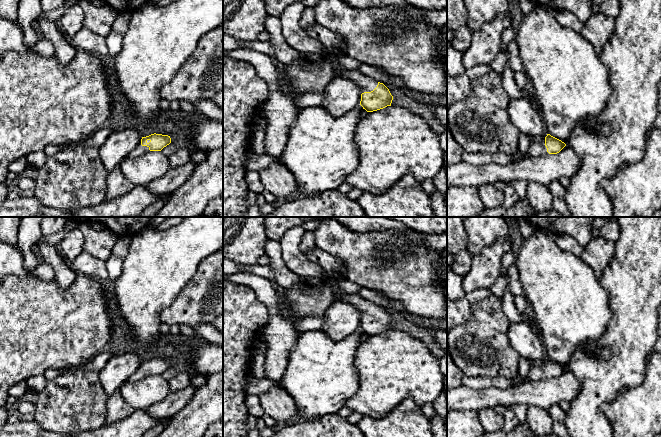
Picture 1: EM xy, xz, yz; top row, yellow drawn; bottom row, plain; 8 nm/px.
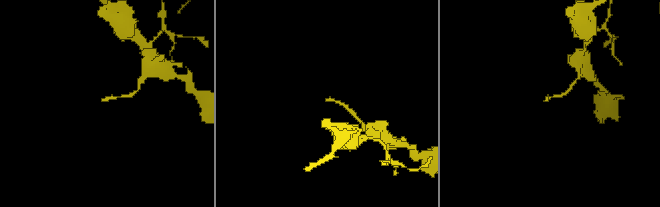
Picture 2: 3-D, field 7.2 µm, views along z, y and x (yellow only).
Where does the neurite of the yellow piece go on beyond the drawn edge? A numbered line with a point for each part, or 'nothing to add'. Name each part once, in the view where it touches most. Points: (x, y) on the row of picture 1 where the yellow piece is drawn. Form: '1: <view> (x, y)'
1: xz (366, 84)

